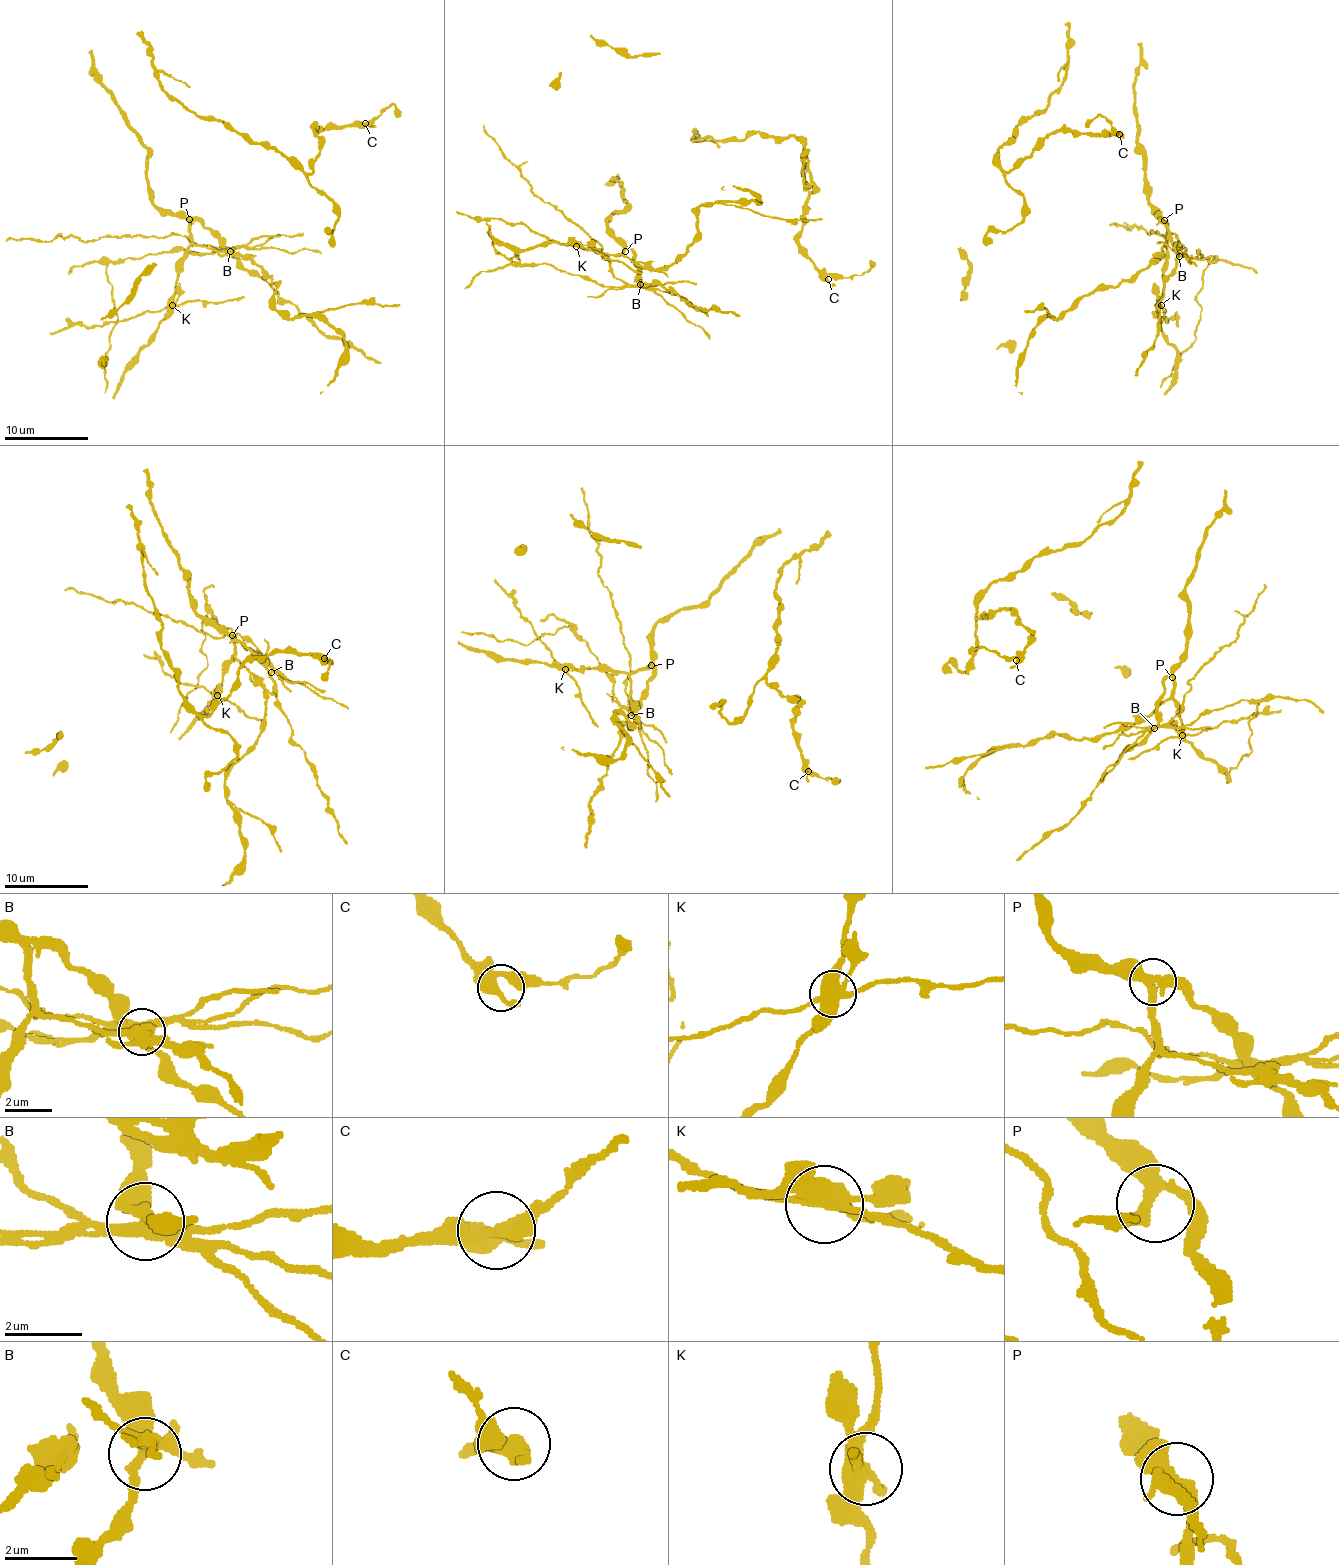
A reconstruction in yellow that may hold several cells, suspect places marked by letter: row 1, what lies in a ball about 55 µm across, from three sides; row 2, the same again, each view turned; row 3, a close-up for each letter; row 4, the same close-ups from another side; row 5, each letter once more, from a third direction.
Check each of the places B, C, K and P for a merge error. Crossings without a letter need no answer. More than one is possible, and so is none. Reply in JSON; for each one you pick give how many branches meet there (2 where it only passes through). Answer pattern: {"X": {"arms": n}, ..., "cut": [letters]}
{"B": {"arms": 4}, "K": {"arms": 5}, "cut": ["B", "K"]}

